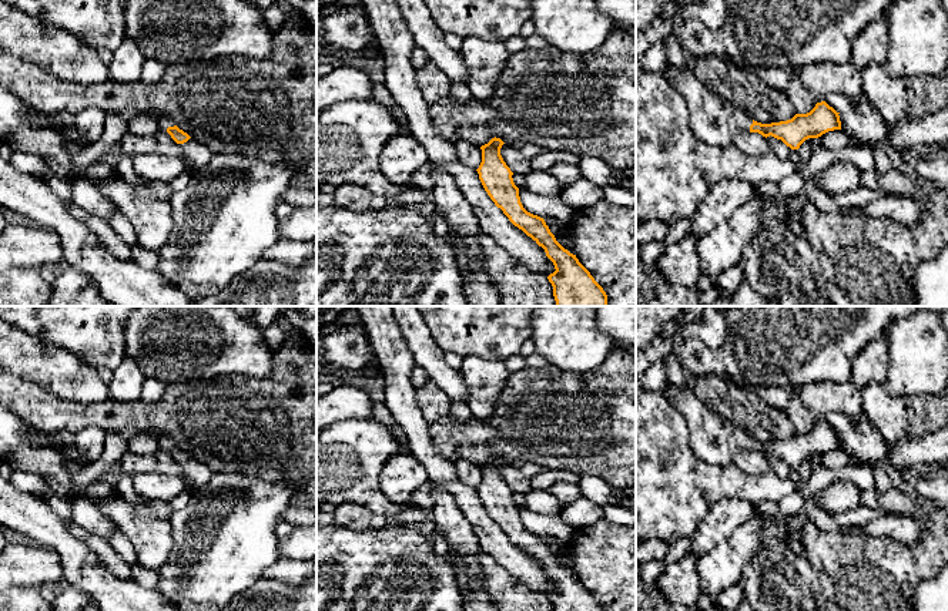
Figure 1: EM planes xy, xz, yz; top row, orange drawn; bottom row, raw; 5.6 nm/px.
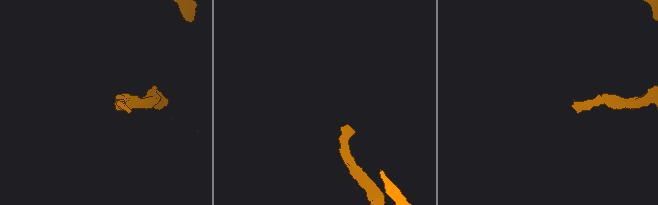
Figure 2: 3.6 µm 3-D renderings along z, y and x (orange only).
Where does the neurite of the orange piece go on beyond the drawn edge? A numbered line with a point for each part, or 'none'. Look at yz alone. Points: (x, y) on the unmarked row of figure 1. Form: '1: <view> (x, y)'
1: yz (713, 439)

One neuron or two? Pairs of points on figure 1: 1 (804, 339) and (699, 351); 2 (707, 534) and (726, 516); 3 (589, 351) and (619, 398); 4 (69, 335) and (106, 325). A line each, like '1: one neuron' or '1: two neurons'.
1: one neuron
2: one neuron
3: two neurons
4: one neuron

